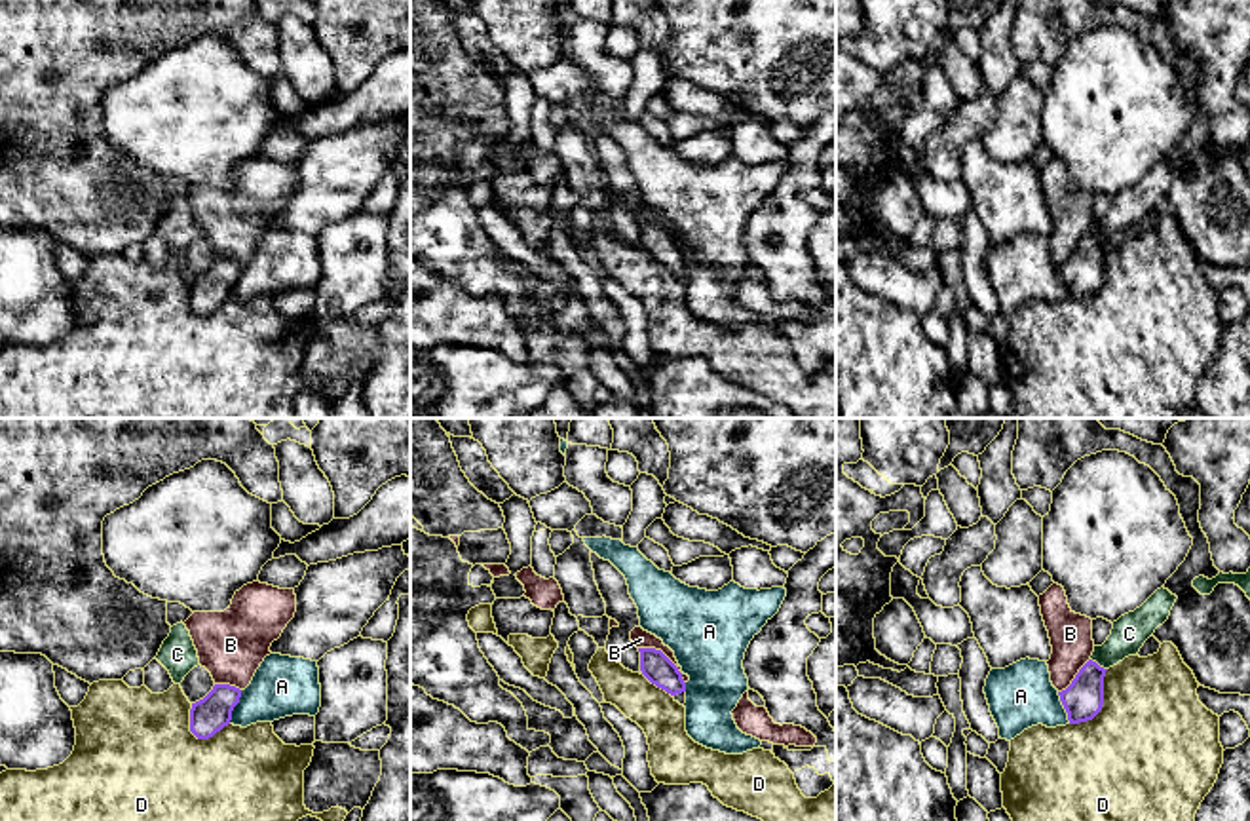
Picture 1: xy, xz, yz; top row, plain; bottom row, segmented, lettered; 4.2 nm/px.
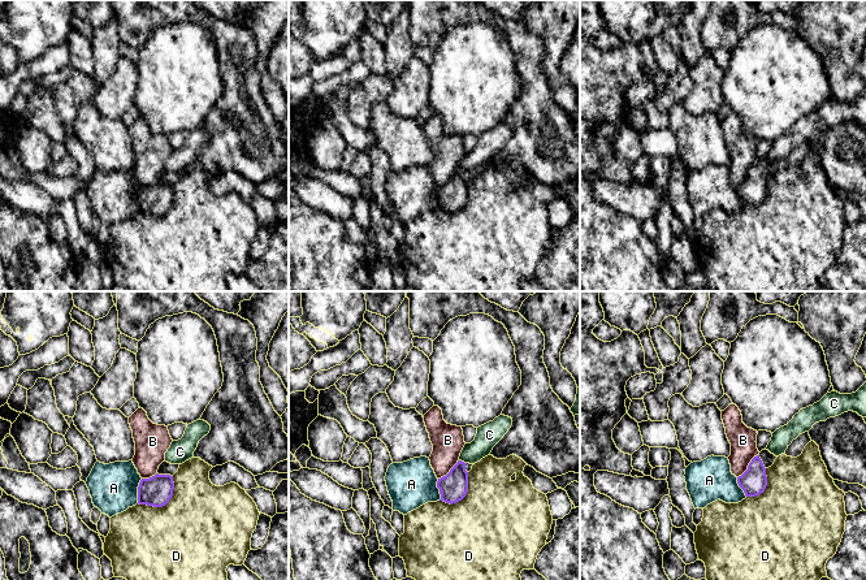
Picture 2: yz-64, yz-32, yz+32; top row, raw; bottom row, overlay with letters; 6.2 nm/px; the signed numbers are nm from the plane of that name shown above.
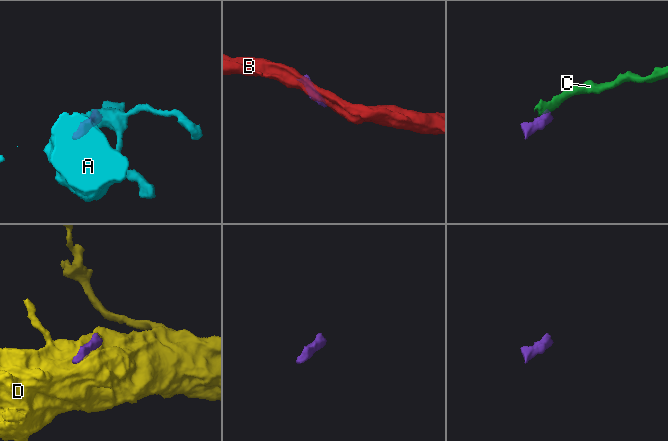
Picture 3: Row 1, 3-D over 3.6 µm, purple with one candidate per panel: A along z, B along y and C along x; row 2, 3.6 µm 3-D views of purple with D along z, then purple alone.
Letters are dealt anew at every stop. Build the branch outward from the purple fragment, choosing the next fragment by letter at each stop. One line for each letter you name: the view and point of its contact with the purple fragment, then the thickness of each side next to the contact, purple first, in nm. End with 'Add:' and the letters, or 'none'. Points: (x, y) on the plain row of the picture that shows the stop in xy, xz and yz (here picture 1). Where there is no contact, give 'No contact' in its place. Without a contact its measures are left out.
Add: none

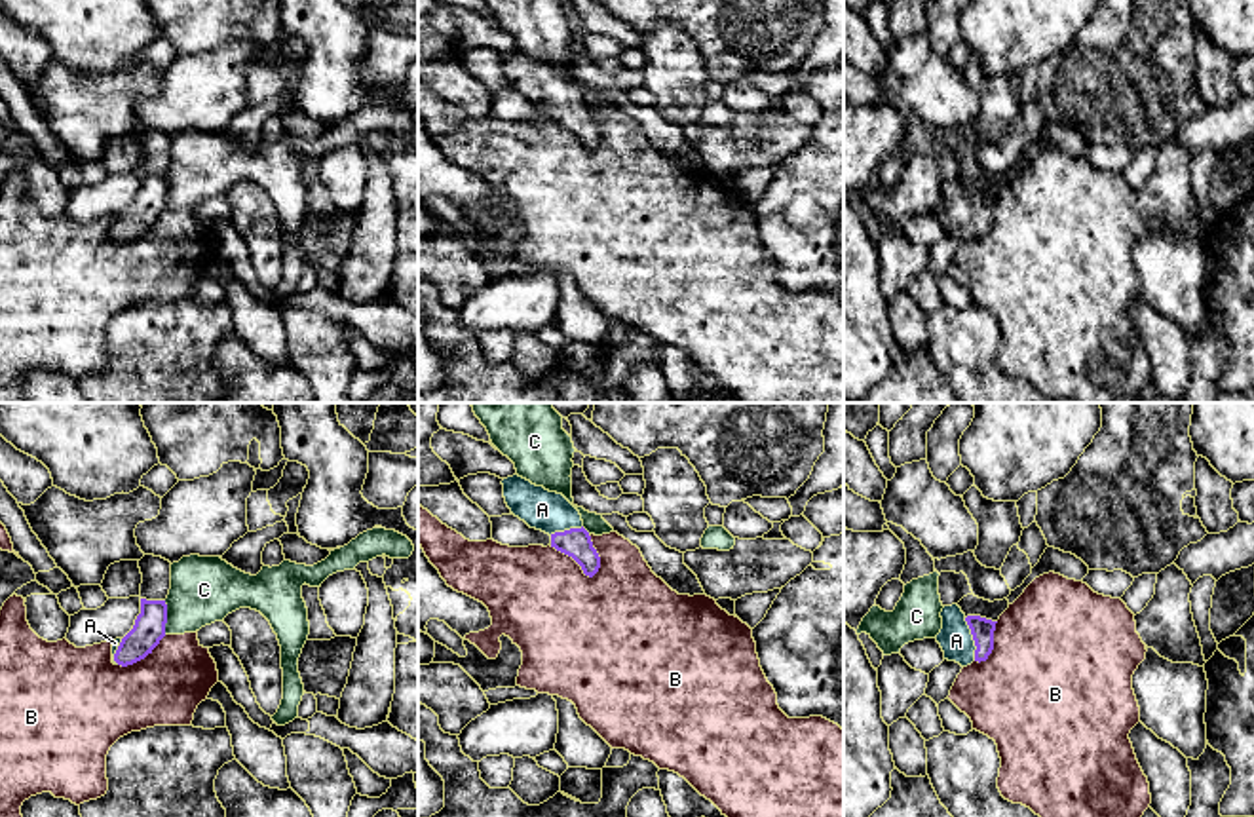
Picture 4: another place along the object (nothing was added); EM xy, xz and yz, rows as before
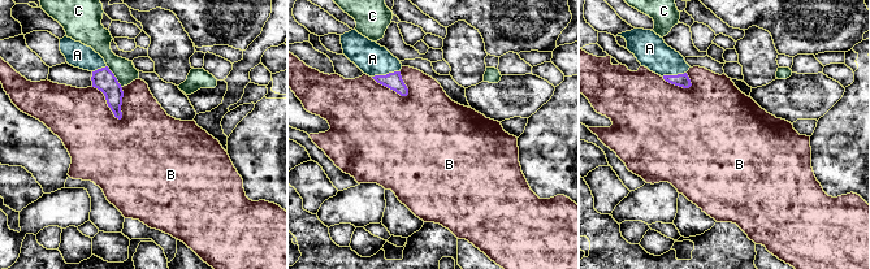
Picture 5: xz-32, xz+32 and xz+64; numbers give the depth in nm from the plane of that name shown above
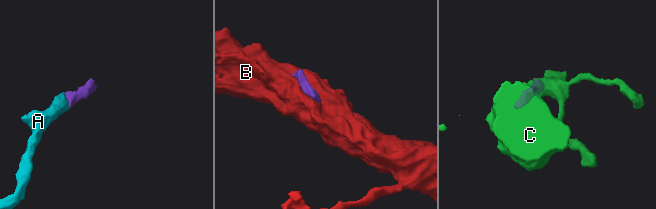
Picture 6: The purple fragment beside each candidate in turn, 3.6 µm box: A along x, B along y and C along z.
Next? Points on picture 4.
A: Touches purple at yz (973, 213). Thickness 100 nm (purple) against 140 nm
Add: A

